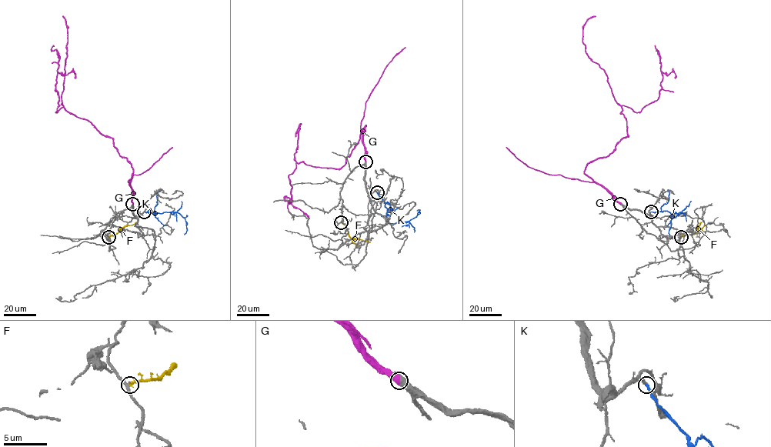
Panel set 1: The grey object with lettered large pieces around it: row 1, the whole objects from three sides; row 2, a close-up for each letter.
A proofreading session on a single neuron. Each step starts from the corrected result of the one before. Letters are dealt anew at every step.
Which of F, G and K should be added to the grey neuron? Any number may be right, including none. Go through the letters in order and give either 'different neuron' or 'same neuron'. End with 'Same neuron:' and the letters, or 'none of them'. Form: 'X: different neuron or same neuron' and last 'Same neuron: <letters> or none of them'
F: different neuron
G: same neuron
K: same neuron
Same neuron: G, K

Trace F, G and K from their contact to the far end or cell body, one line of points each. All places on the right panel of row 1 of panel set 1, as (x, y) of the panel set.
F: (681, 237), (697, 231), (701, 222)
G: (621, 203), (584, 172), (628, 135), (607, 75), (582, 41), (582, 26), (595, 16)
K: (651, 211), (665, 211), (680, 214), (681, 211), (672, 219), (669, 235)

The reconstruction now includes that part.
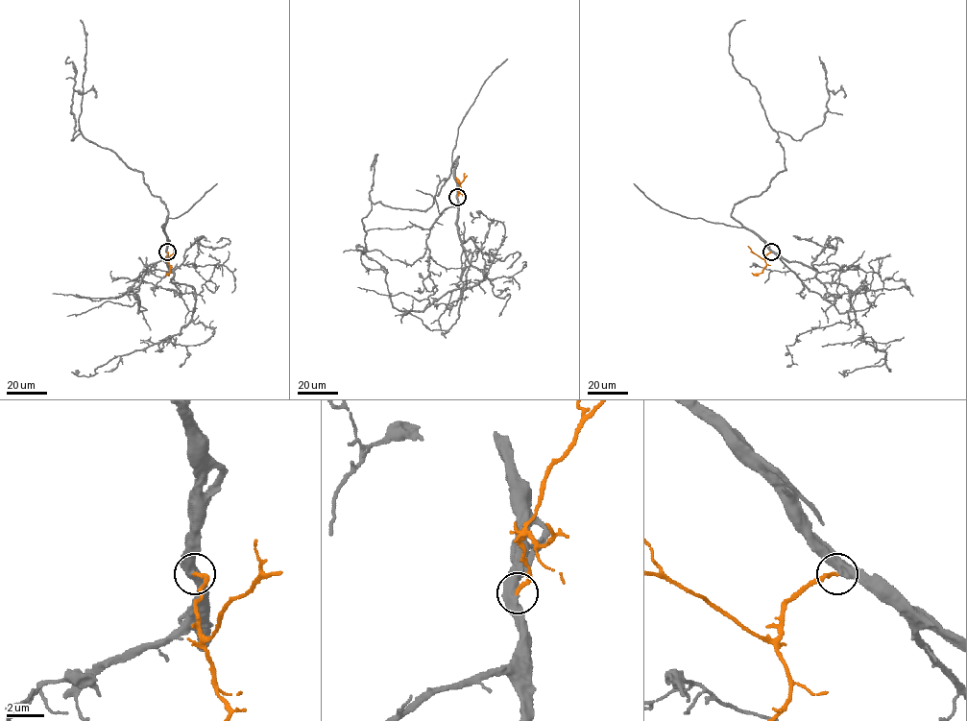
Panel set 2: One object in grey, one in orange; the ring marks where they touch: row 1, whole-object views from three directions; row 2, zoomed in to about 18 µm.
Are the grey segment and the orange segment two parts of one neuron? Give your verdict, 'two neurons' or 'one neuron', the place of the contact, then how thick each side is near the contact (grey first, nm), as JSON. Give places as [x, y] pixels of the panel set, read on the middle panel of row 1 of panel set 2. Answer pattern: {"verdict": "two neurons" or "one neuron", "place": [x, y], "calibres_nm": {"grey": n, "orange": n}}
{"verdict": "one neuron", "place": [457, 197], "calibres_nm": {"grey": 440, "orange": 200}}

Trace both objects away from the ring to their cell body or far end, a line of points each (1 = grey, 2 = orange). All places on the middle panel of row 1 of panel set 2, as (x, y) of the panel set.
1: (457, 197), (458, 156), (434, 204), (421, 211), (374, 204), (369, 193), (376, 154), (370, 170)
2: (457, 197), (457, 190), (461, 189), (456, 177)

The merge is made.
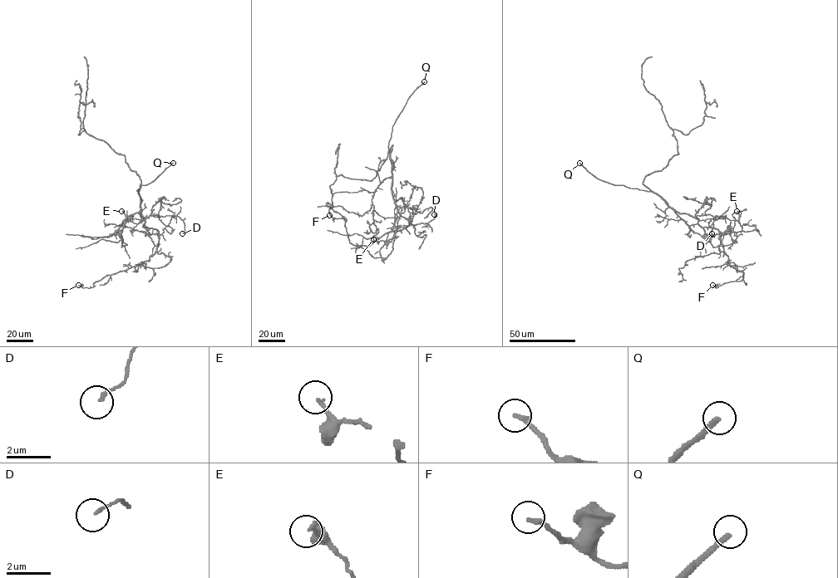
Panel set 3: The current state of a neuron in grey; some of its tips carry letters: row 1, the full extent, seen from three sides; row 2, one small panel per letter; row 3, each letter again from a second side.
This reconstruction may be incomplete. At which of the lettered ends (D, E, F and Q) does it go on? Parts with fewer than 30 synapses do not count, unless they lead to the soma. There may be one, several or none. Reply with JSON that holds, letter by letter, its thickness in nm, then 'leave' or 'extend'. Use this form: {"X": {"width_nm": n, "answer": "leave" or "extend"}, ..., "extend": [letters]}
{"D": {"width_nm": 130, "answer": "leave"}, "E": {"width_nm": 170, "answer": "leave"}, "F": {"width_nm": 200, "answer": "leave"}, "Q": {"width_nm": 240, "answer": "extend"}, "extend": ["Q"]}

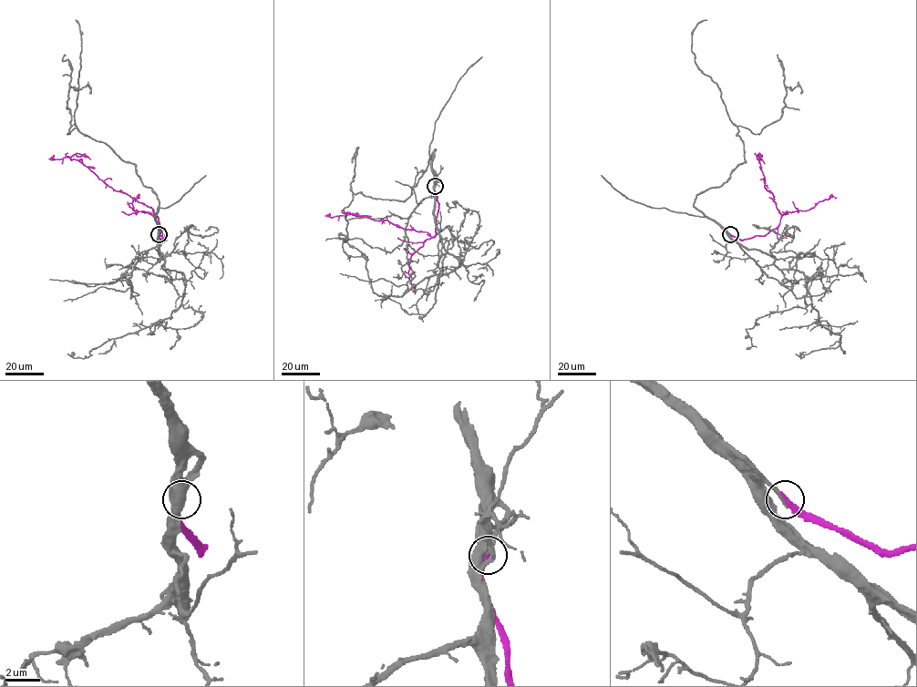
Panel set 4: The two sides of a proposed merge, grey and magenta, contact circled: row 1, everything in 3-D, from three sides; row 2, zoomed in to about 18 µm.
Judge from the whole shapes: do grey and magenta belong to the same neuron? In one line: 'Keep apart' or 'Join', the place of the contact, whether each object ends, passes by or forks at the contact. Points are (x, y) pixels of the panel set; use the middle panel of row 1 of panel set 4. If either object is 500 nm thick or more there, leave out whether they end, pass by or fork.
Join. Place: (435, 186). At the ring grey ends. At the ring magenta ends

